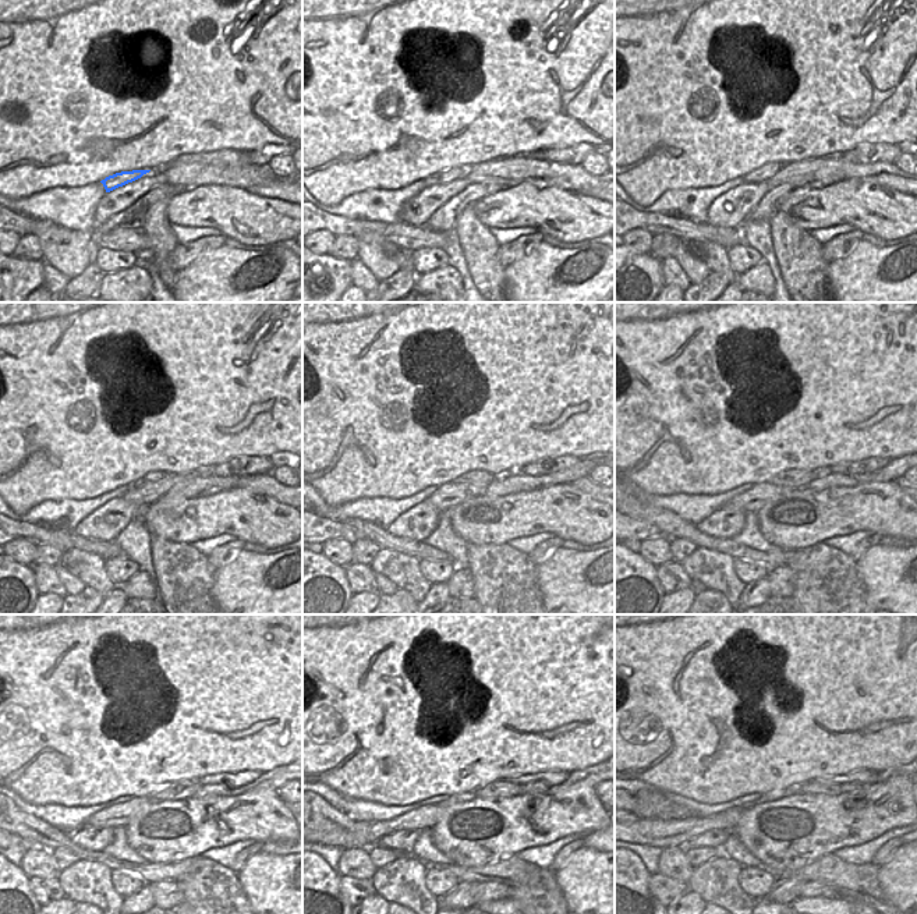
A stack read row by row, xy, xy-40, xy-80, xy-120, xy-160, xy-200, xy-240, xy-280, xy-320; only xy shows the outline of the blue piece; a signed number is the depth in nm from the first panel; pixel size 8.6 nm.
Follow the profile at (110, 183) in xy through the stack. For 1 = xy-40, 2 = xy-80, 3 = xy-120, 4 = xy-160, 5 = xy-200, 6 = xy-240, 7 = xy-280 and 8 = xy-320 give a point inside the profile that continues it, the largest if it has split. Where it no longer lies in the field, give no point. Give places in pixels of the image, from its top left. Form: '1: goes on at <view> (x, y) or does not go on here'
1: goes on at xy-40 (446, 176)
2: goes on at xy-80 (764, 173)
3: goes on at xy-120 (152, 477)
4: goes on at xy-160 (481, 478)
5: goes on at xy-200 (795, 478)
6: goes on at xy-240 (181, 789)
7: goes on at xy-280 (499, 787)
8: goes on at xy-320 (806, 787)

